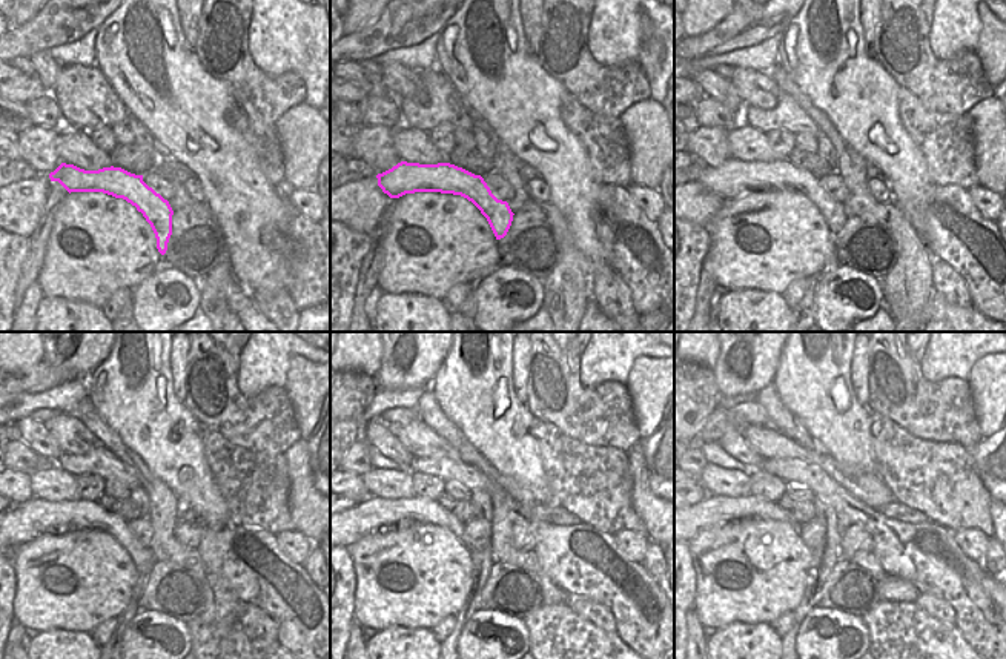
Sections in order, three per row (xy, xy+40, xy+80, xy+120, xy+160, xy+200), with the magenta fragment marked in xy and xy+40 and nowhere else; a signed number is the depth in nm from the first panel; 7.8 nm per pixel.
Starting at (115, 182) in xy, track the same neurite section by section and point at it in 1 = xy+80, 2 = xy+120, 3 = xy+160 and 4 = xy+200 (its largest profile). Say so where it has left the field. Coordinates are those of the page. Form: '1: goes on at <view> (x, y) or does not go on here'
1: goes on at xy+80 (733, 178)
2: goes on at xy+120 (19, 524)
3: goes on at xy+160 (373, 513)
4: goes on at xy+200 (714, 510)

